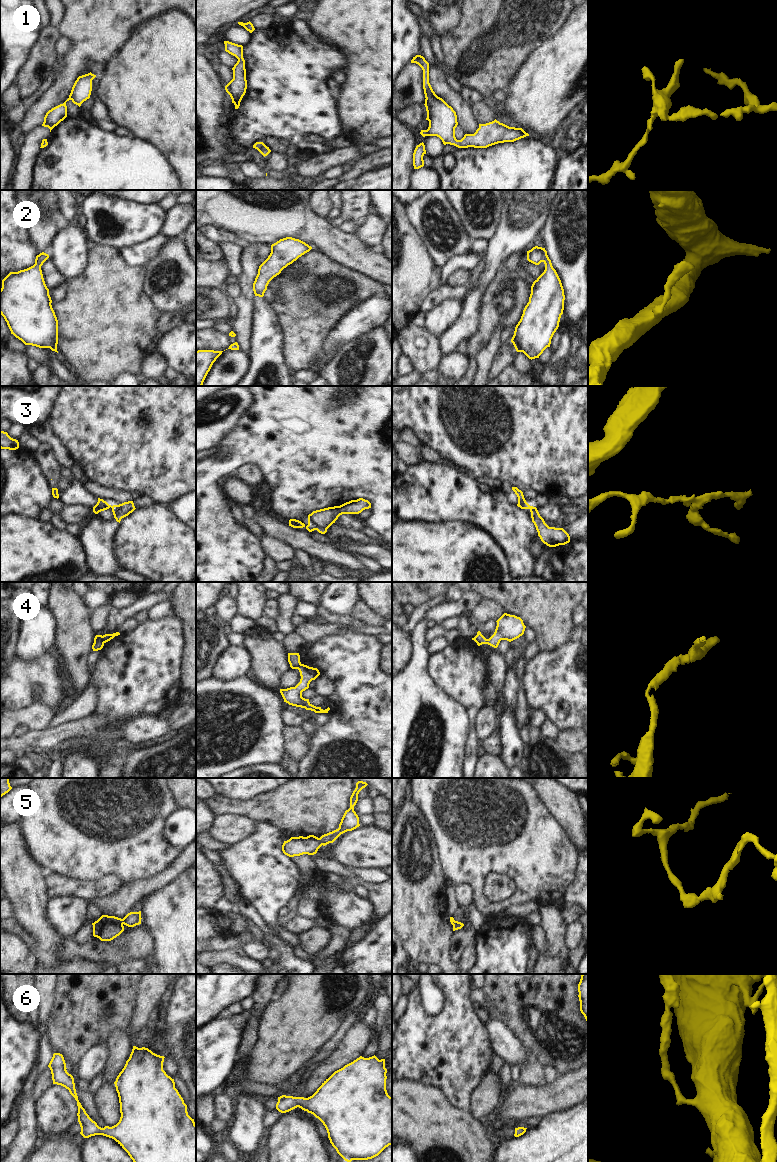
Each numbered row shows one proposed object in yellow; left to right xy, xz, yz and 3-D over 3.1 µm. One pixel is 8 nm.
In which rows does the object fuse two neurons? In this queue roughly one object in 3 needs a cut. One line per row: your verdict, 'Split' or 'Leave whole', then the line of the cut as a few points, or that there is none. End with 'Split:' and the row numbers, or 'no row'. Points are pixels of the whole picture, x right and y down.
1: Leave whole. No split
2: Leave whole. No split
3: Leave whole. No split
4: Split. Split along xy (102, 636), (104, 642)
5: Split. Split along xz (319, 838), (322, 844)
6: Leave whole. No split
Split: 4, 5

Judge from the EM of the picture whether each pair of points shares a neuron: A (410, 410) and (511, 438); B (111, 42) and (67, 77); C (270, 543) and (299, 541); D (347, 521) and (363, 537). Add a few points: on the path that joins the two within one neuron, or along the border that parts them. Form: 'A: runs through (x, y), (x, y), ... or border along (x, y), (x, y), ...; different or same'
A: runs through (435, 410), (463, 410), (473, 420), (486, 420); same
B: runs through (99, 42), (76, 65); same
C: border along (264, 531), (288, 542), (294, 548); different
D: border along (335, 522), (345, 527), (366, 531); different

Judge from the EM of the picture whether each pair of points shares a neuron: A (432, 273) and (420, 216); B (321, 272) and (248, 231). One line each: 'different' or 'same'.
A: different
B: different

